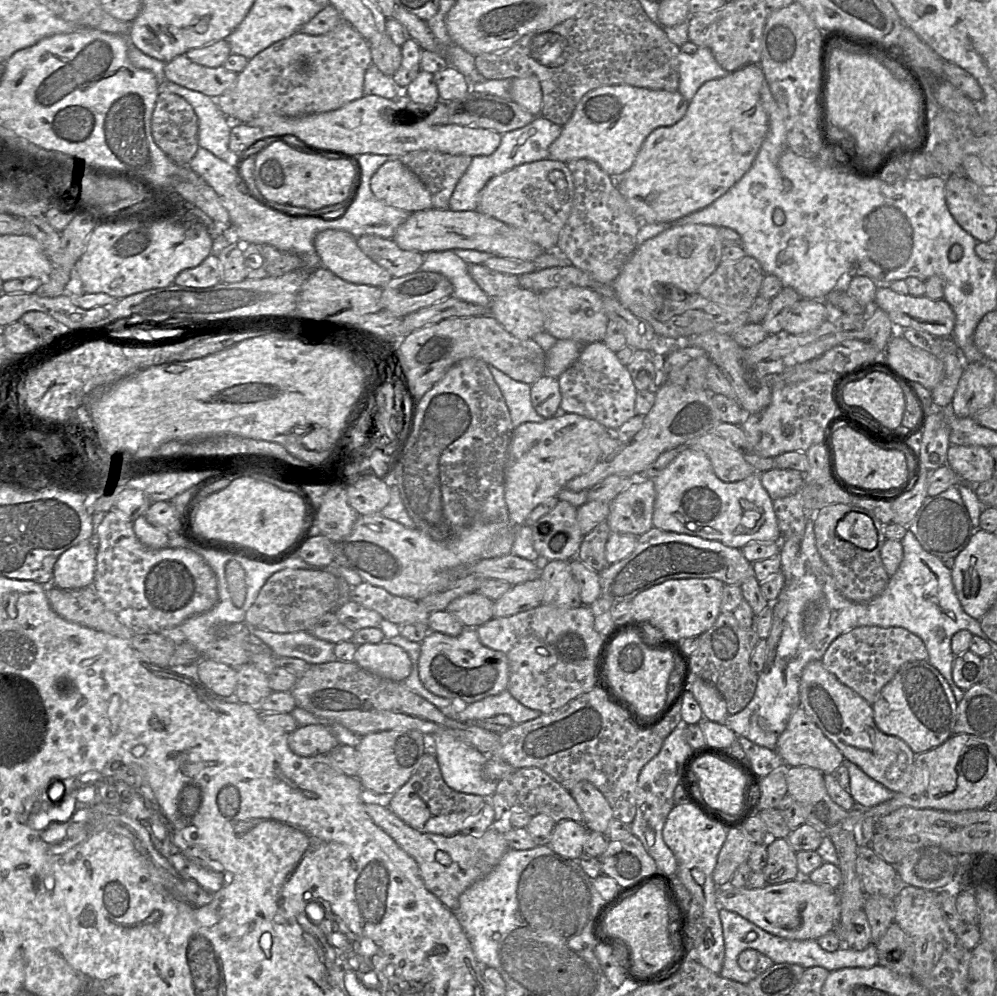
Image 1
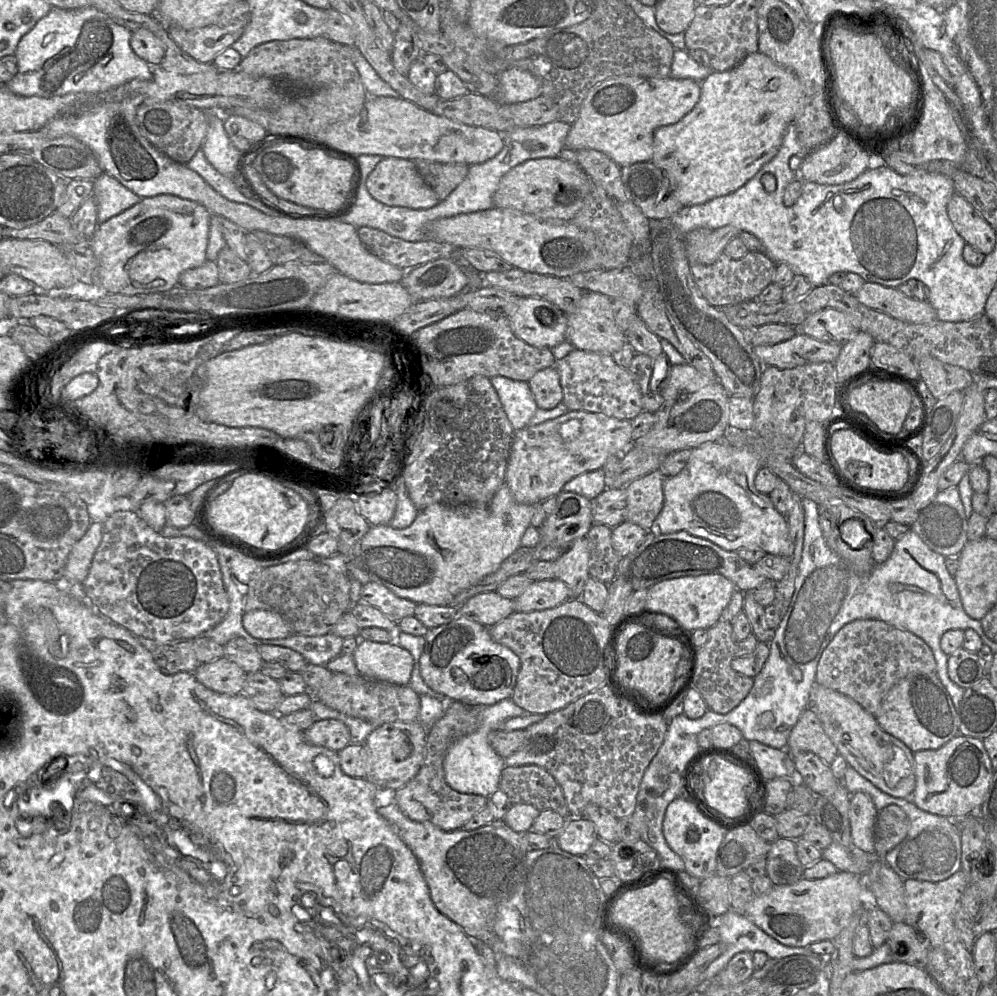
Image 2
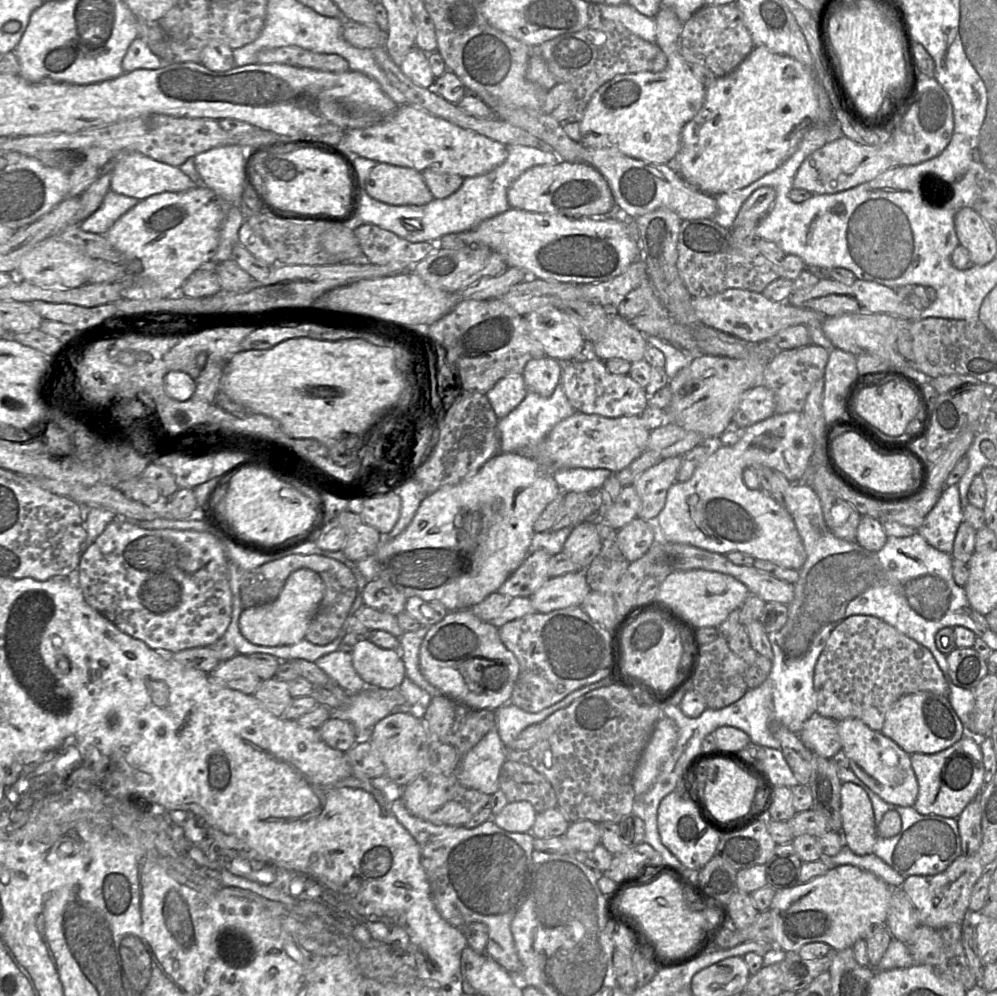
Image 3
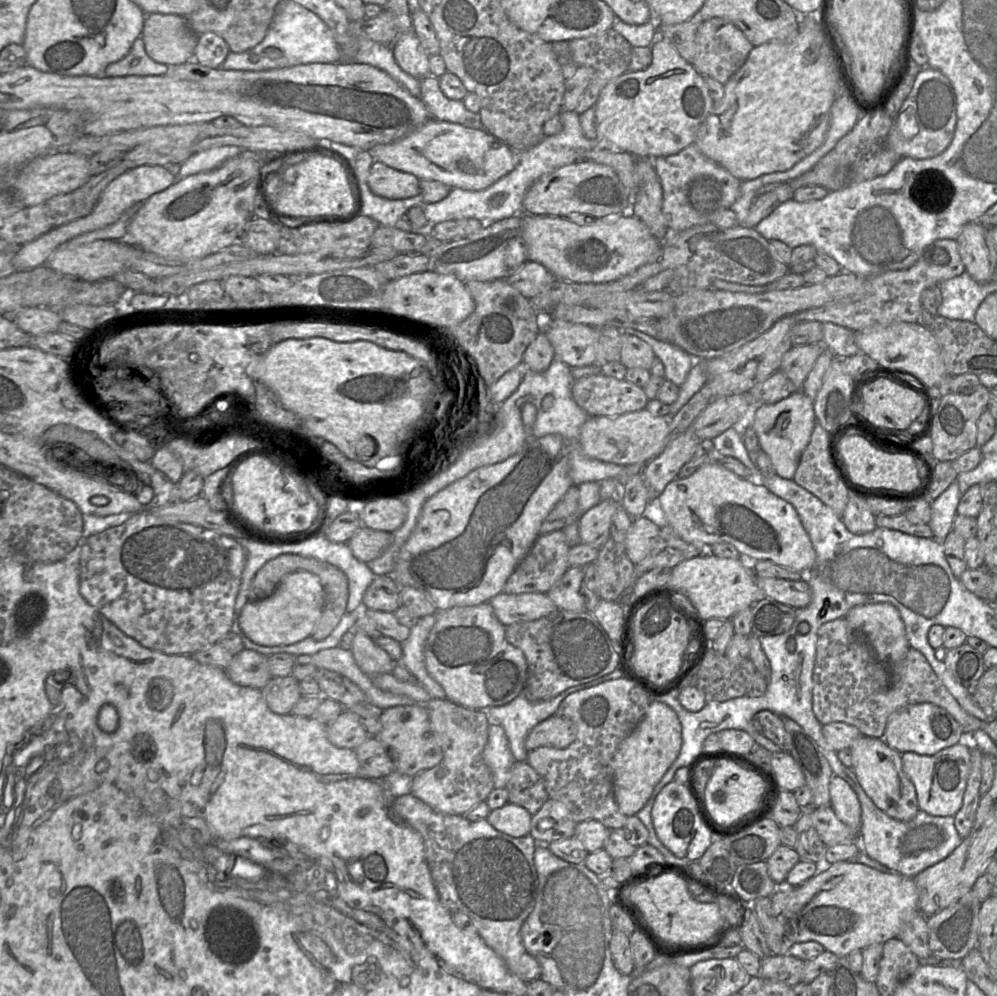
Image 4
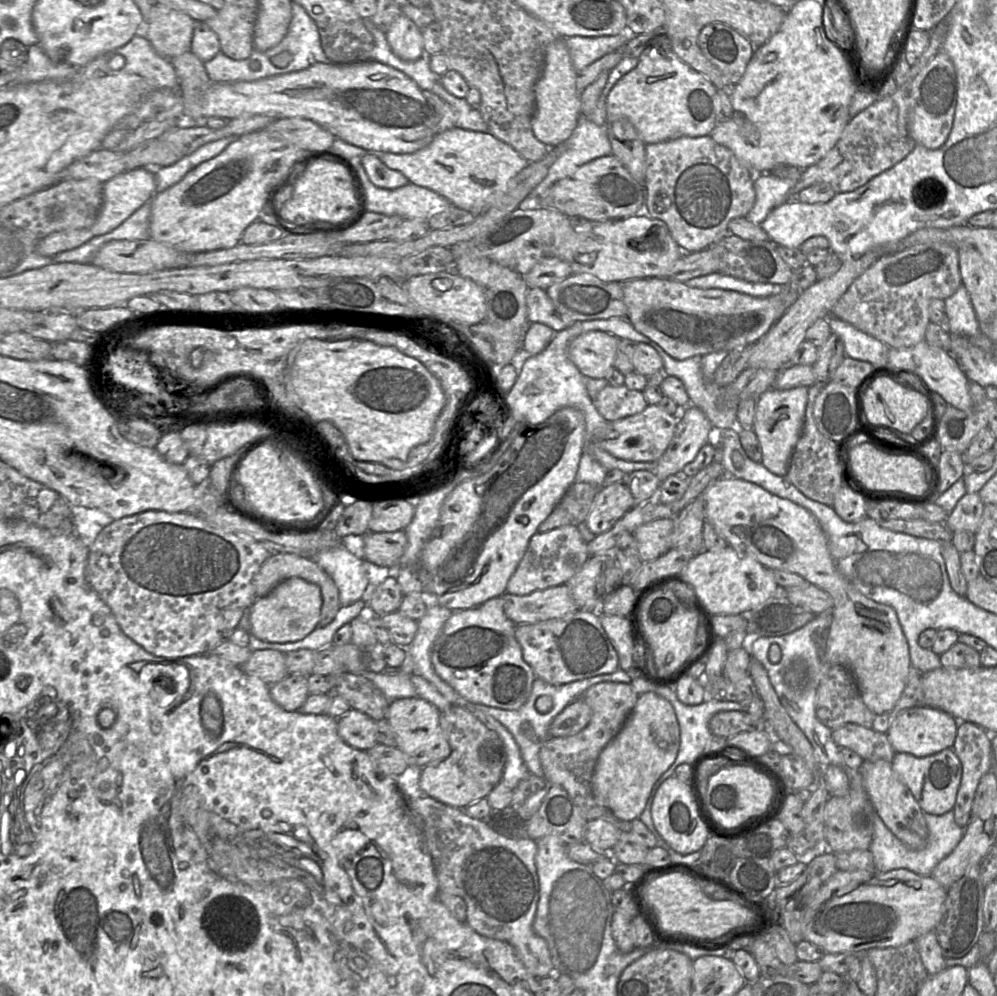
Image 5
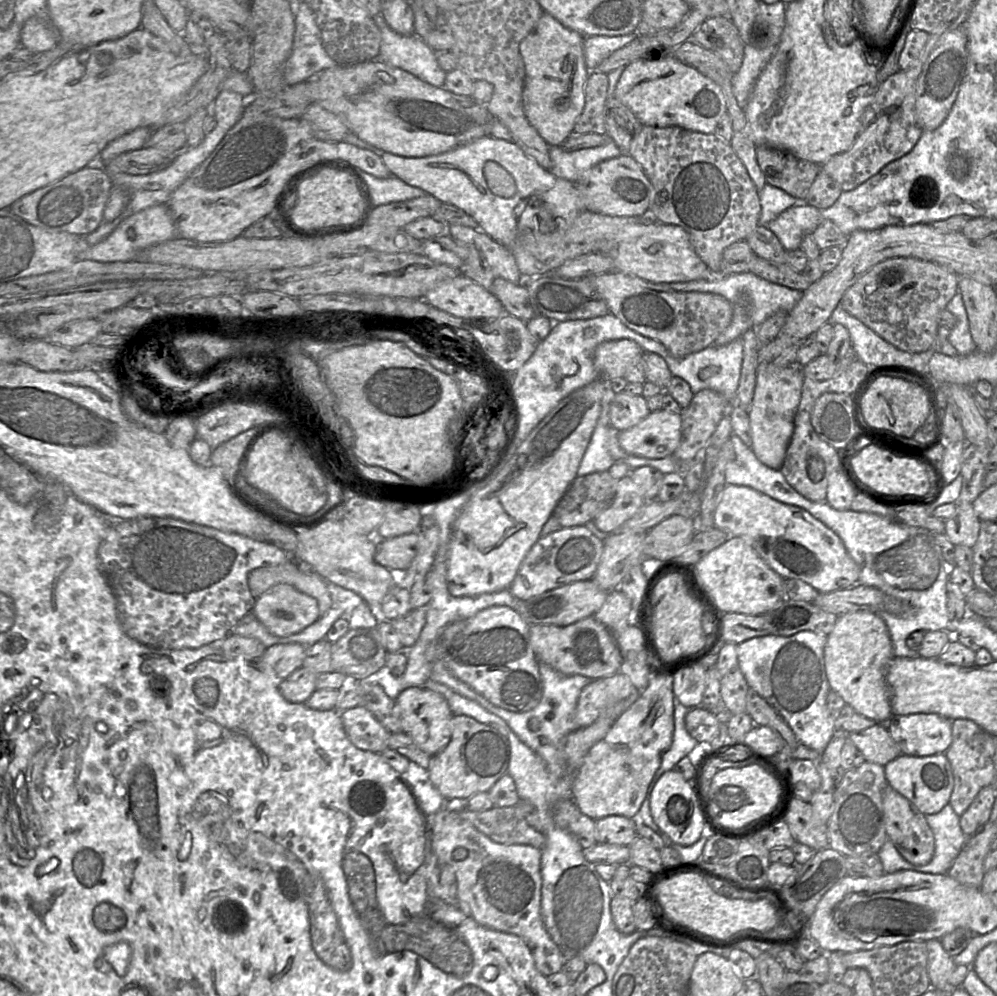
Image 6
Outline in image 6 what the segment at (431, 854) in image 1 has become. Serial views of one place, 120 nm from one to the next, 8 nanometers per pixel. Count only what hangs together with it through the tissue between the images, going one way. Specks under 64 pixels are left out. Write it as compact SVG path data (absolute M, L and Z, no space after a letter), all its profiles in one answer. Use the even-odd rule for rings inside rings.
M442 809L427 817L428 817L428 825L430 826L430 833L431 833L431 847L434 855L436 856L438 866L449 867L455 875L456 884L457 884L457 906L460 908L460 910L463 913L465 913L467 916L472 918L479 925L485 928L503 932L503 933L514 934L520 937L530 949L537 970L545 977L551 976L557 972L560 972L565 963L565 959L562 956L557 945L553 942L552 938L548 934L544 926L542 915L541 915L542 876L540 872L540 865L541 865L541 858L542 858L542 850L530 845L512 845L512 844L496 843L486 835L478 831L469 821L461 818L458 813L458 810ZM457 848L463 848L467 851L467 855L465 856L465 858L461 860L454 859L453 852Z

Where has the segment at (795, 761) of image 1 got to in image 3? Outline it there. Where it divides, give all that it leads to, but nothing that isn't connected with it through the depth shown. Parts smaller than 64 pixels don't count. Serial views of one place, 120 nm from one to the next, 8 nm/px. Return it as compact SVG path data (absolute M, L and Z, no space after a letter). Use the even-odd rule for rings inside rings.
M817 711L807 720L799 732L802 743L813 753L831 759L841 750L841 740L838 734L837 721L821 716Z

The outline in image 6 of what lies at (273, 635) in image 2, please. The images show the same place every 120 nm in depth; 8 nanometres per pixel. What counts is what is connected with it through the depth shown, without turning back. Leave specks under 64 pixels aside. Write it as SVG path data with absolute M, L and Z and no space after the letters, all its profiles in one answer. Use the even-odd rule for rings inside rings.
M289 584L275 585L256 598L251 613L278 637L298 633L320 617L317 600Z

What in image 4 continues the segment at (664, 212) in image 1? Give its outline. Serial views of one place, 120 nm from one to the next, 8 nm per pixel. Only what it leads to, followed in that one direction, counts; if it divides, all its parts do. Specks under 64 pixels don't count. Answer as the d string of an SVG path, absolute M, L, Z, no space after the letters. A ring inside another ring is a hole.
M815 12L797 14L799 32L789 43L771 41L753 47L742 67L724 85L724 96L700 125L694 144L734 177L748 181L791 169L820 147L830 124L830 110L839 96L836 68Z

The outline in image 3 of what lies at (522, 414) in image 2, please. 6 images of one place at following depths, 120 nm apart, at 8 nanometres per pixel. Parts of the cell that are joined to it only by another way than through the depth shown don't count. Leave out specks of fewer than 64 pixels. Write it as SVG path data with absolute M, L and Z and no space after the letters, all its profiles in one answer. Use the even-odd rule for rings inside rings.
M522 374L510 375L500 379L486 396L498 419L513 411L528 393Z

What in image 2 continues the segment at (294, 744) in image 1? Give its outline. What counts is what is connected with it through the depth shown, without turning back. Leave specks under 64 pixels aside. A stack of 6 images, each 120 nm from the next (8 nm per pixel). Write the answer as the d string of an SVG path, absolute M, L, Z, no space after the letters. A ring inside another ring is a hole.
M316 720L311 727L303 731L305 741L316 746L326 747L336 752L351 743L348 727L340 720Z

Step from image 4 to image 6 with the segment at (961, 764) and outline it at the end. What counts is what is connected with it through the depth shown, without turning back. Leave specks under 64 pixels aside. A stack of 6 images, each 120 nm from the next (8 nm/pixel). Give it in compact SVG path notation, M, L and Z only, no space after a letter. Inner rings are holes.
M944 753L925 757L900 754L883 768L888 785L908 799L922 814L938 813L949 803L953 790L953 774Z

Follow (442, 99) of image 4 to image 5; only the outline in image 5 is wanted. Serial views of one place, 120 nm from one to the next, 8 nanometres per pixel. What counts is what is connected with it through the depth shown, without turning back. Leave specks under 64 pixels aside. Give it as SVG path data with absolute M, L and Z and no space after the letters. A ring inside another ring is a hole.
M437 81L431 92L439 96L454 109L457 114L456 127L476 132L488 132L487 124L479 109L473 108L466 99L457 98L448 93L440 81Z

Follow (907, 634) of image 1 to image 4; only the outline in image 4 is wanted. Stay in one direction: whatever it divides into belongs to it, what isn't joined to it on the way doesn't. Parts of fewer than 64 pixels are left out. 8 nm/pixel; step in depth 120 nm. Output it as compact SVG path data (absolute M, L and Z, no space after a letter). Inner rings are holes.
M845 617L819 627L813 671L813 712L821 725L844 722L856 727L864 736L883 739L889 717L899 709L919 703L943 708L965 733L981 727L981 720L960 707L920 651L909 649L899 681L891 683L887 667L874 657L865 634L853 628Z

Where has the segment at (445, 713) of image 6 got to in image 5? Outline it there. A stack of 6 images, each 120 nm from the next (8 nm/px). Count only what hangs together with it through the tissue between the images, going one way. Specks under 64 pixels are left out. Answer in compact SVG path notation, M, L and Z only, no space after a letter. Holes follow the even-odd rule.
M416 696L401 698L389 704L385 719L395 733L396 747L404 754L407 764L418 767L436 764L450 754L450 745L440 726L440 710Z

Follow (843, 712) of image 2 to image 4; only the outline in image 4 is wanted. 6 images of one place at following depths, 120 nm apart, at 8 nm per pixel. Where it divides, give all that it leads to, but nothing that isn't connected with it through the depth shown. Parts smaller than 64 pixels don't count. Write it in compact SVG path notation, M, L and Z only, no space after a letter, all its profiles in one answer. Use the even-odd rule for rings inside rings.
M860 736L850 747L852 771L866 795L889 817L908 822L919 811L916 790L902 770L901 754L890 748L883 739Z

